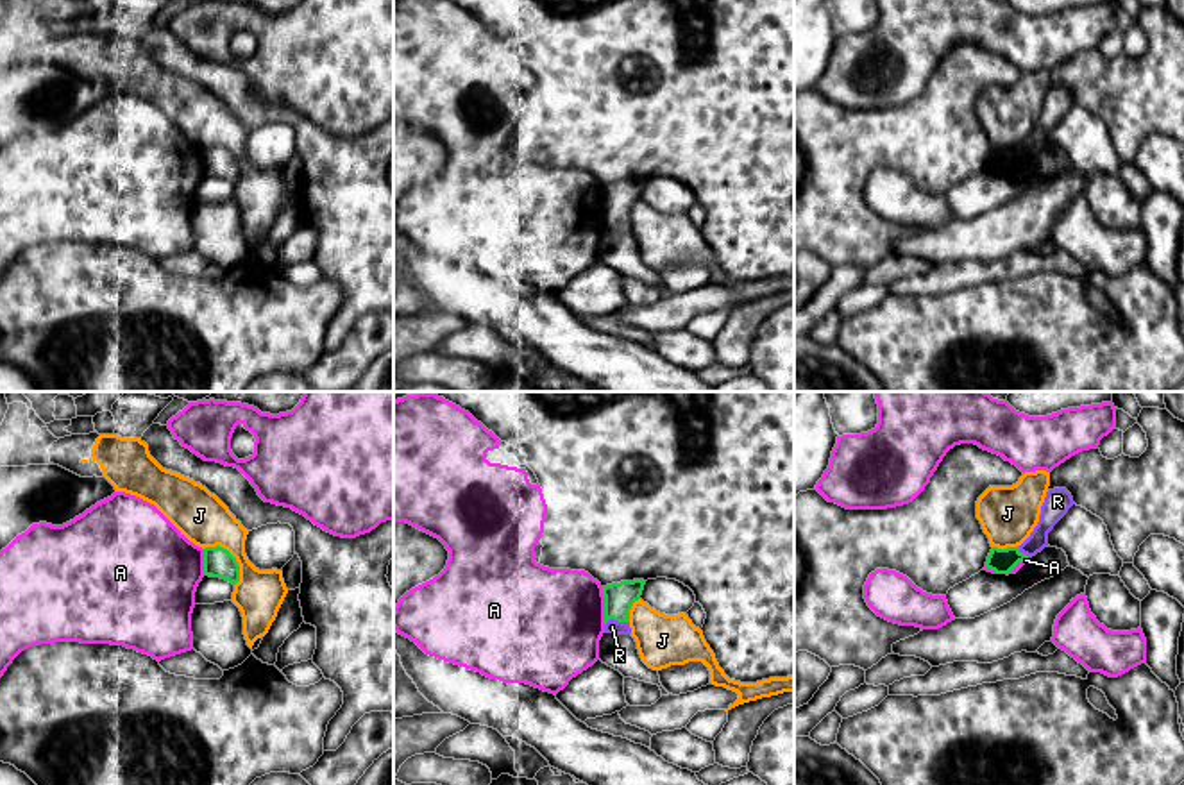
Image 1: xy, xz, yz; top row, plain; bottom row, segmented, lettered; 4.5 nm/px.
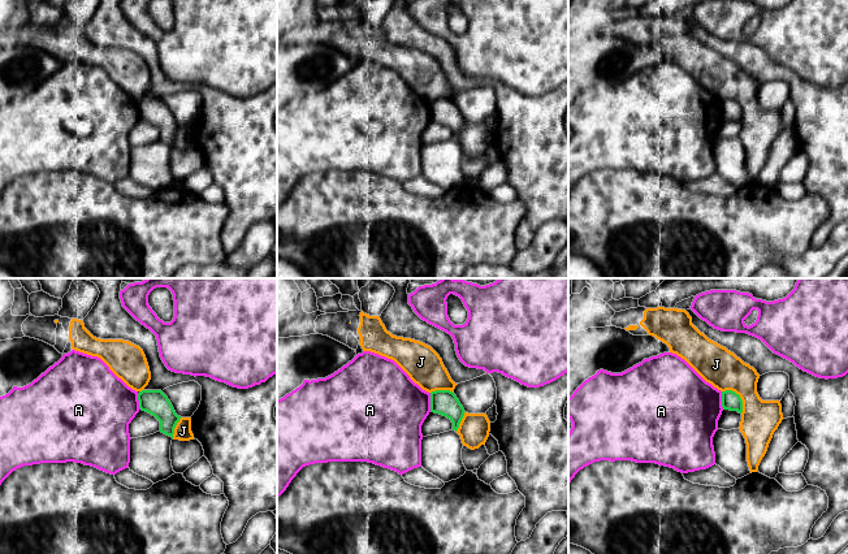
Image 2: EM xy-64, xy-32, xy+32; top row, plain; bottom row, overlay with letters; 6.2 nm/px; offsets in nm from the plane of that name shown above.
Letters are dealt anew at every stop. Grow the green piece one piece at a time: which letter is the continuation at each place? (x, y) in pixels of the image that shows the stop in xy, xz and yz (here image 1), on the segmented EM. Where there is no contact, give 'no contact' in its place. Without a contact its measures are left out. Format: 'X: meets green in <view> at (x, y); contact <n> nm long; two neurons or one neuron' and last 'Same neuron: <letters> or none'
A: meets green in xz at (605, 605); contact 170 nm long; two neurons
J: meets green in xy at (235, 558); contact 220 nm long; two neurons
R: meets green in xz at (616, 619); contact 110 nm long; one neuron
Same neuron: R

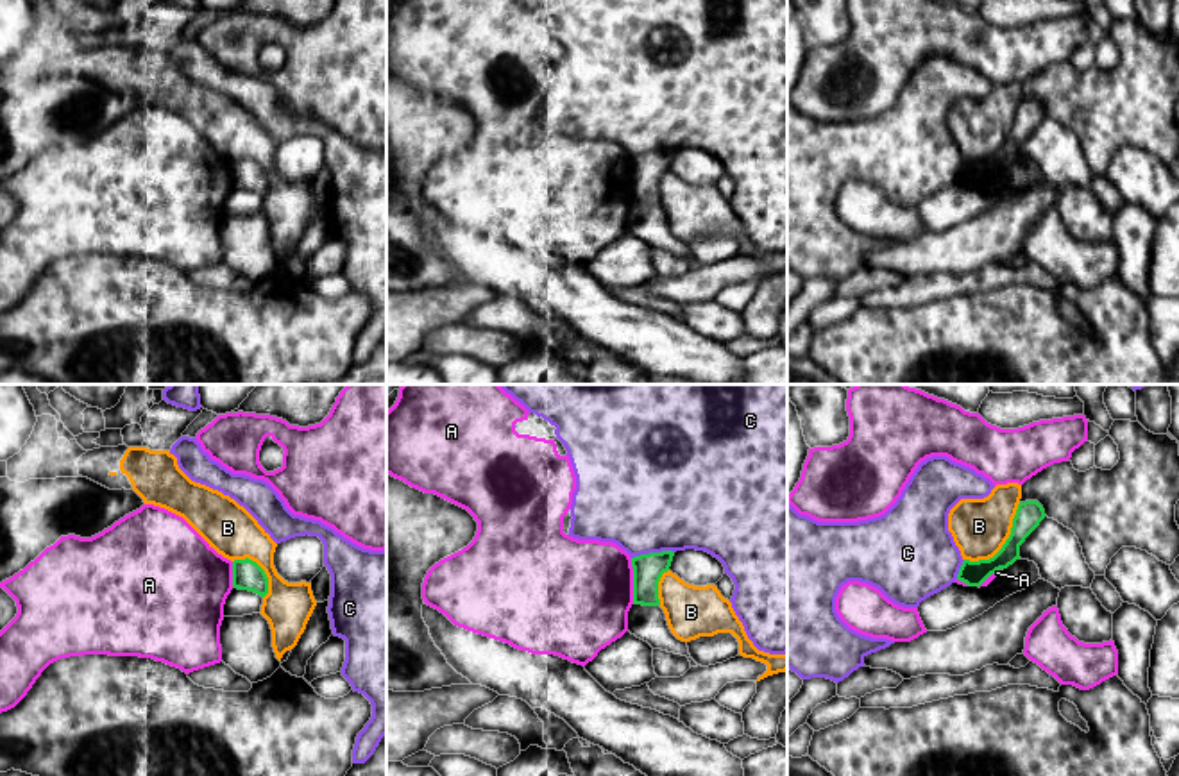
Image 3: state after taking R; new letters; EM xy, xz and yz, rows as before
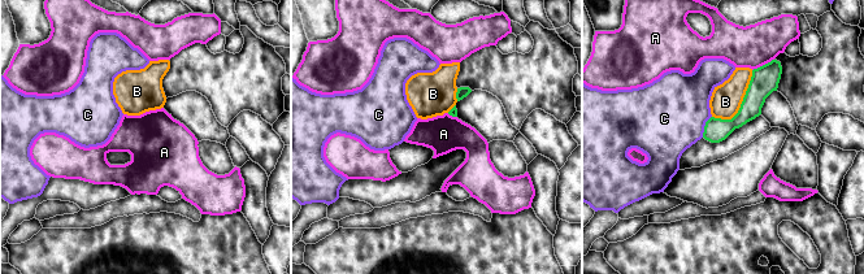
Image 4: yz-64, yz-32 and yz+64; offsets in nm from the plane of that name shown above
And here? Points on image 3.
A: meets green in xz at (634, 582); contact 200 nm long; two neurons
B: meets green in yz at (1004, 544); contact 360 nm long; two neurons
C: meets green in xz at (652, 553); contact 190 nm long; two neurons
Same neuron: none

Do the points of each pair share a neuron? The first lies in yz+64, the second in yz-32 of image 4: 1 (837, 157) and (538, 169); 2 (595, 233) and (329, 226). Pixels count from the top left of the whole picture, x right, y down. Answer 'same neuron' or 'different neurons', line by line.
1: same neuron
2: different neurons

